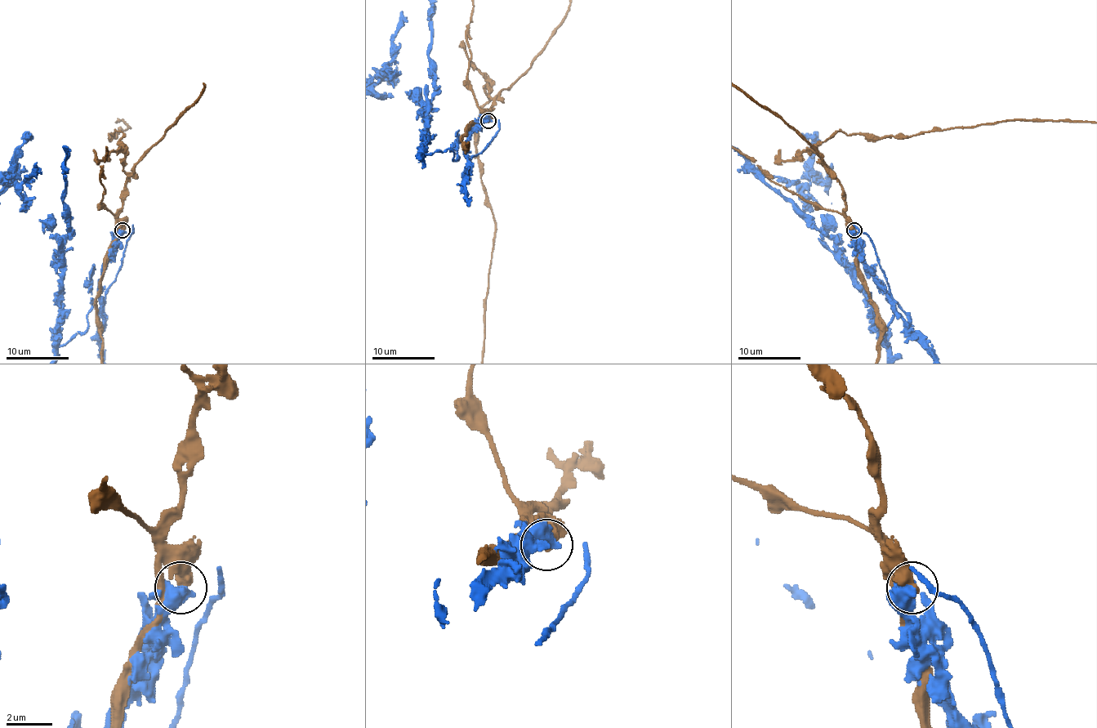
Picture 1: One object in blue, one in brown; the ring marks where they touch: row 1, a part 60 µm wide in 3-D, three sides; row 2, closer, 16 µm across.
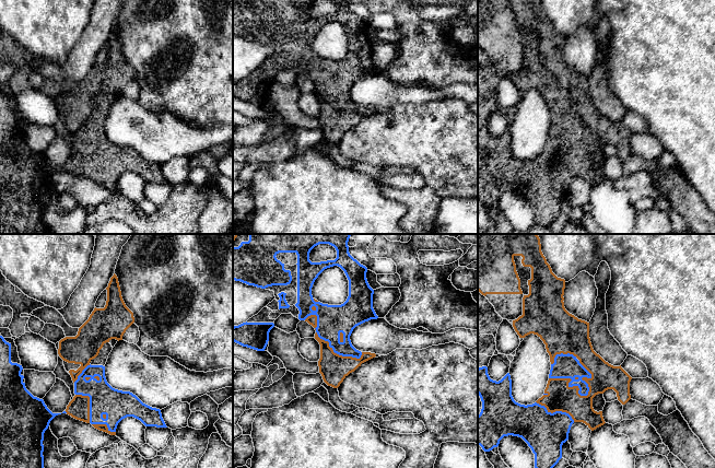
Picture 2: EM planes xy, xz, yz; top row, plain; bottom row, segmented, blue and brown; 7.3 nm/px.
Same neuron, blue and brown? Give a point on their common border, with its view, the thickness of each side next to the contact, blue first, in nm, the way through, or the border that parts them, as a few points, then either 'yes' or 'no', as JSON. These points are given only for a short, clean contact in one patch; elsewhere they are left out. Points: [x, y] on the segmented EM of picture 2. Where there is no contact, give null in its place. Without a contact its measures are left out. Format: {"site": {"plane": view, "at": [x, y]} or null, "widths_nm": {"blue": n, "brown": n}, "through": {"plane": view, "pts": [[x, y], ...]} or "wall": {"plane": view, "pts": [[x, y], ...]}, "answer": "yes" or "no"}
{"site": {"plane": "yz", "at": [579, 389]}, "widths_nm": {"blue": 180, "brown": 200}, "answer": "no"}

